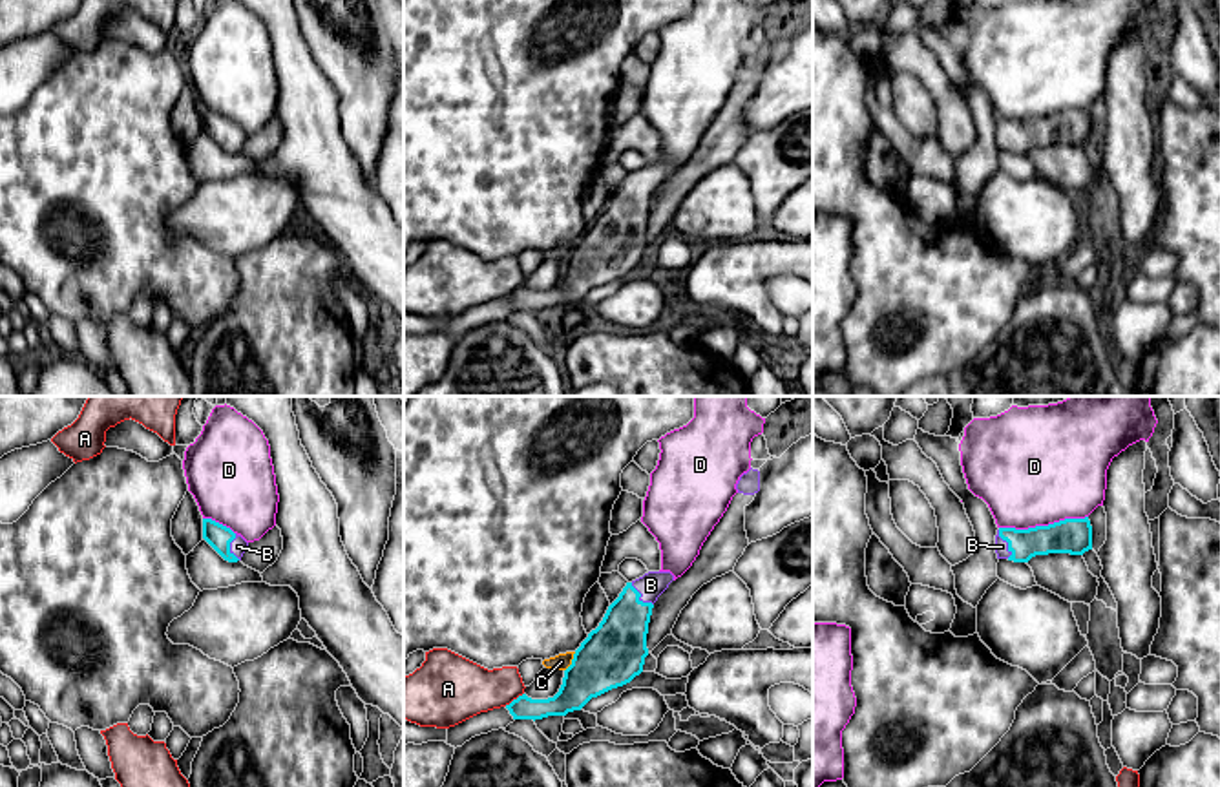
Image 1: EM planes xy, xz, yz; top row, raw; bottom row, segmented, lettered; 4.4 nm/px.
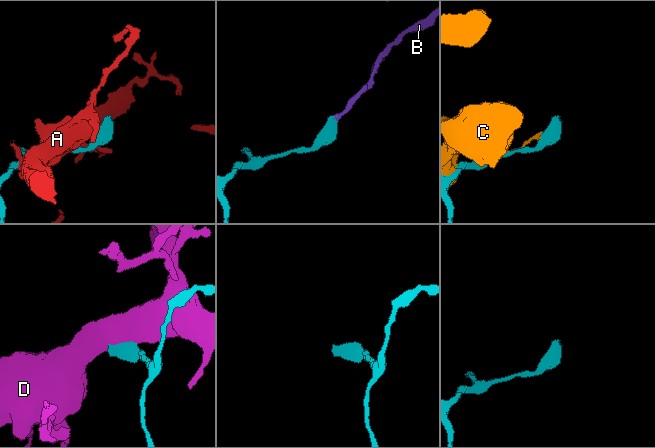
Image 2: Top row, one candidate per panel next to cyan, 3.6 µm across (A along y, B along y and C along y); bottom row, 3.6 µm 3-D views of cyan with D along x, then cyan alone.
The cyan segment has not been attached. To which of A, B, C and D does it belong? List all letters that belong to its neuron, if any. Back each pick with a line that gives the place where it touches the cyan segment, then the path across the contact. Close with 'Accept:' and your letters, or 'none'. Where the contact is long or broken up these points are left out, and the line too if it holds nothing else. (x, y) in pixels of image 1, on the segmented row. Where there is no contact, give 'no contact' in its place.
B: meets cyan in yz at (1009, 545); runs through yz (1062, 537), (1009, 545), (1001, 546)
Accept: B

